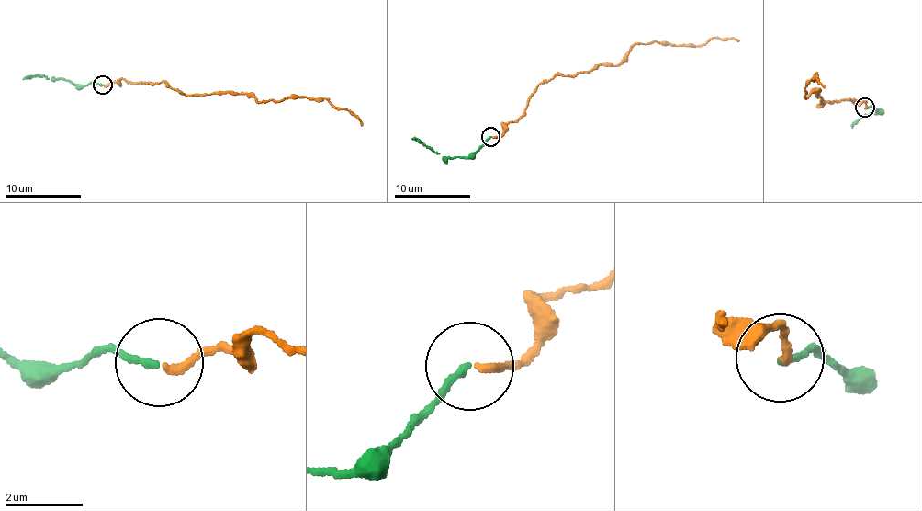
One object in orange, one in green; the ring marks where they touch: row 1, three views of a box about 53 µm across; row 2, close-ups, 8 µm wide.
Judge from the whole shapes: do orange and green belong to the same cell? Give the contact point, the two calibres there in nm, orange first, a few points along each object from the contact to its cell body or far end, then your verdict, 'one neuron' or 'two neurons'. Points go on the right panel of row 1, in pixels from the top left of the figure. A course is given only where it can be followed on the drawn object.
place (865, 107); calibres 200 and 170 nm; course orange (865, 107), (854, 98), (823, 100), (822, 107), (820, 89), (804, 96), (815, 73), (814, 80), (825, 87); course green (864, 107), (871, 105), (881, 110), (861, 117), (853, 128); one neuron

